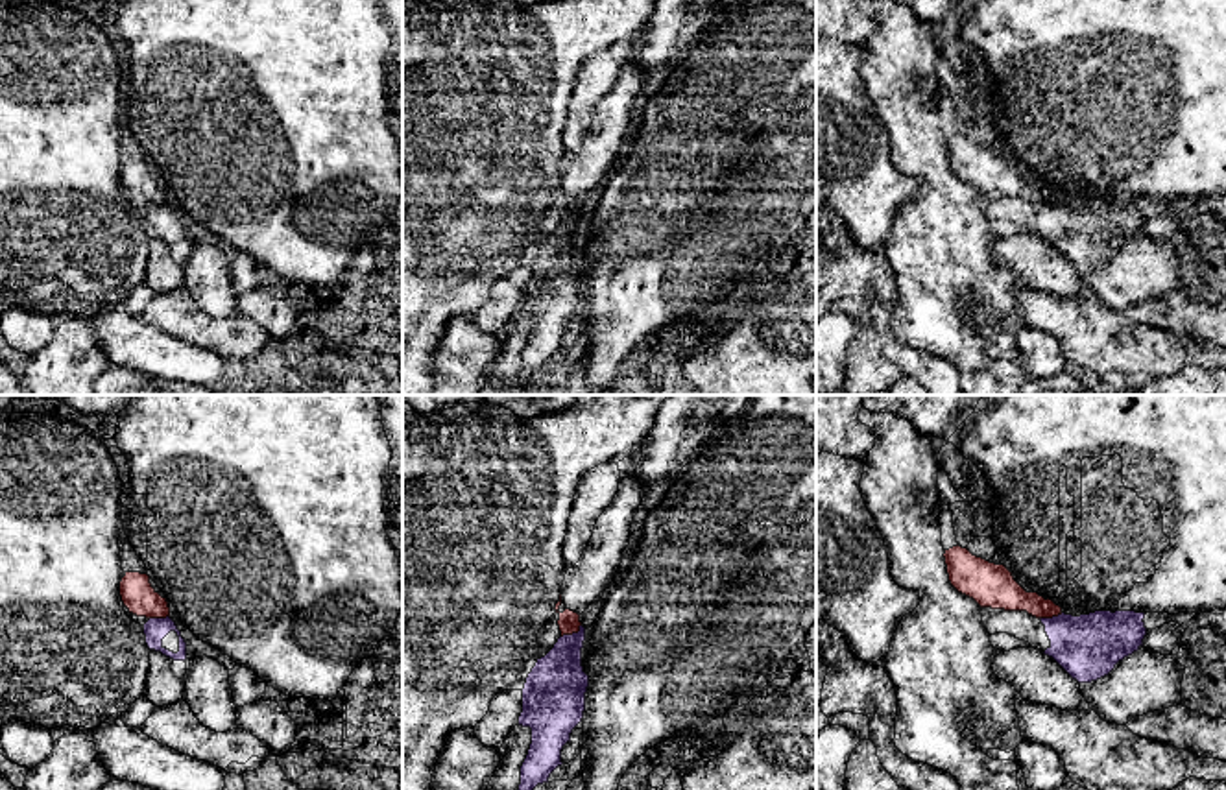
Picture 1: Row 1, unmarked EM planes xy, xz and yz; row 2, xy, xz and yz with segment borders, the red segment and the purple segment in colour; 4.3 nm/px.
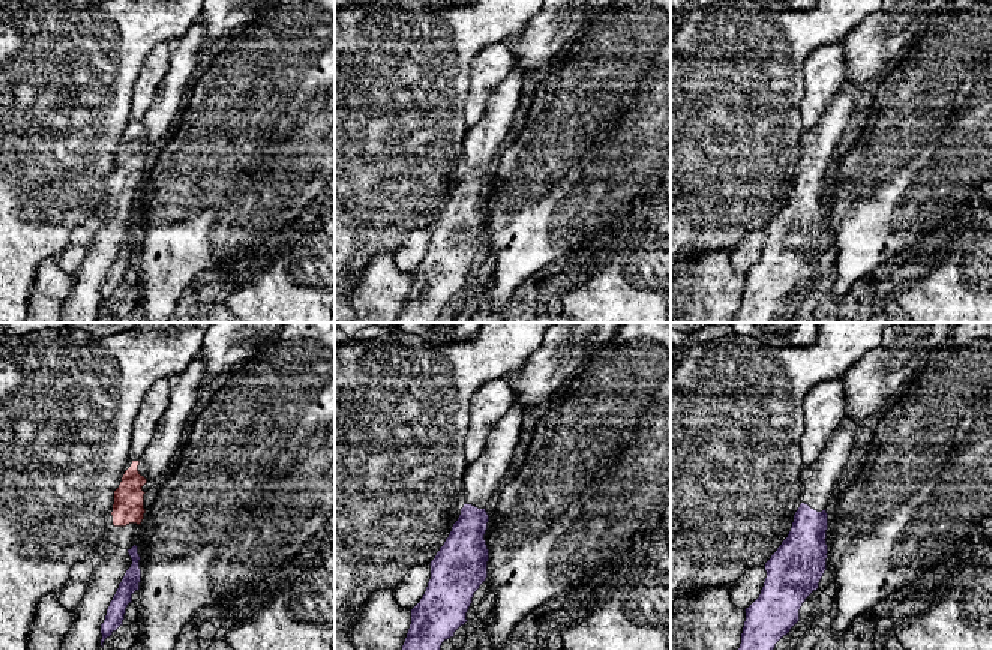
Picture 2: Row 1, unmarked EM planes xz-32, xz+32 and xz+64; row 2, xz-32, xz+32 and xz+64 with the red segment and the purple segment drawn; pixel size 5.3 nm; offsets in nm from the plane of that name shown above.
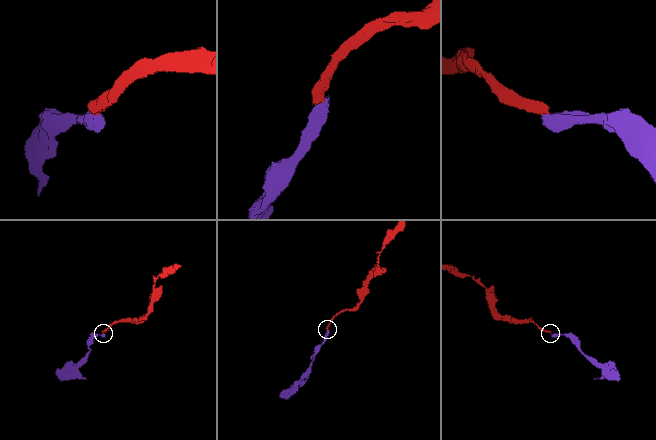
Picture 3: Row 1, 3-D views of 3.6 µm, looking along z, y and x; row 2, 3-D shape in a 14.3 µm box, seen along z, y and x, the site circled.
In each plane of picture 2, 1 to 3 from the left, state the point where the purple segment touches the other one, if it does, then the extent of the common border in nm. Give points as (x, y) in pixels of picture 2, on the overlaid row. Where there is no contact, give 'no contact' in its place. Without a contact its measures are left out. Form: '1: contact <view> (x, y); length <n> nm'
1: no contact
2: no contact
3: no contact

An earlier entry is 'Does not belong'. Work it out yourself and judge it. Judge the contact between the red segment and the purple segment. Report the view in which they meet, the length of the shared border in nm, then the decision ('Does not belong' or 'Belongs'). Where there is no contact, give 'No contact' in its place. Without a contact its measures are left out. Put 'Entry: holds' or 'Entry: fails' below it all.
Touches red in xz. Shared border 110 nm. Does not belong
Entry: holds

